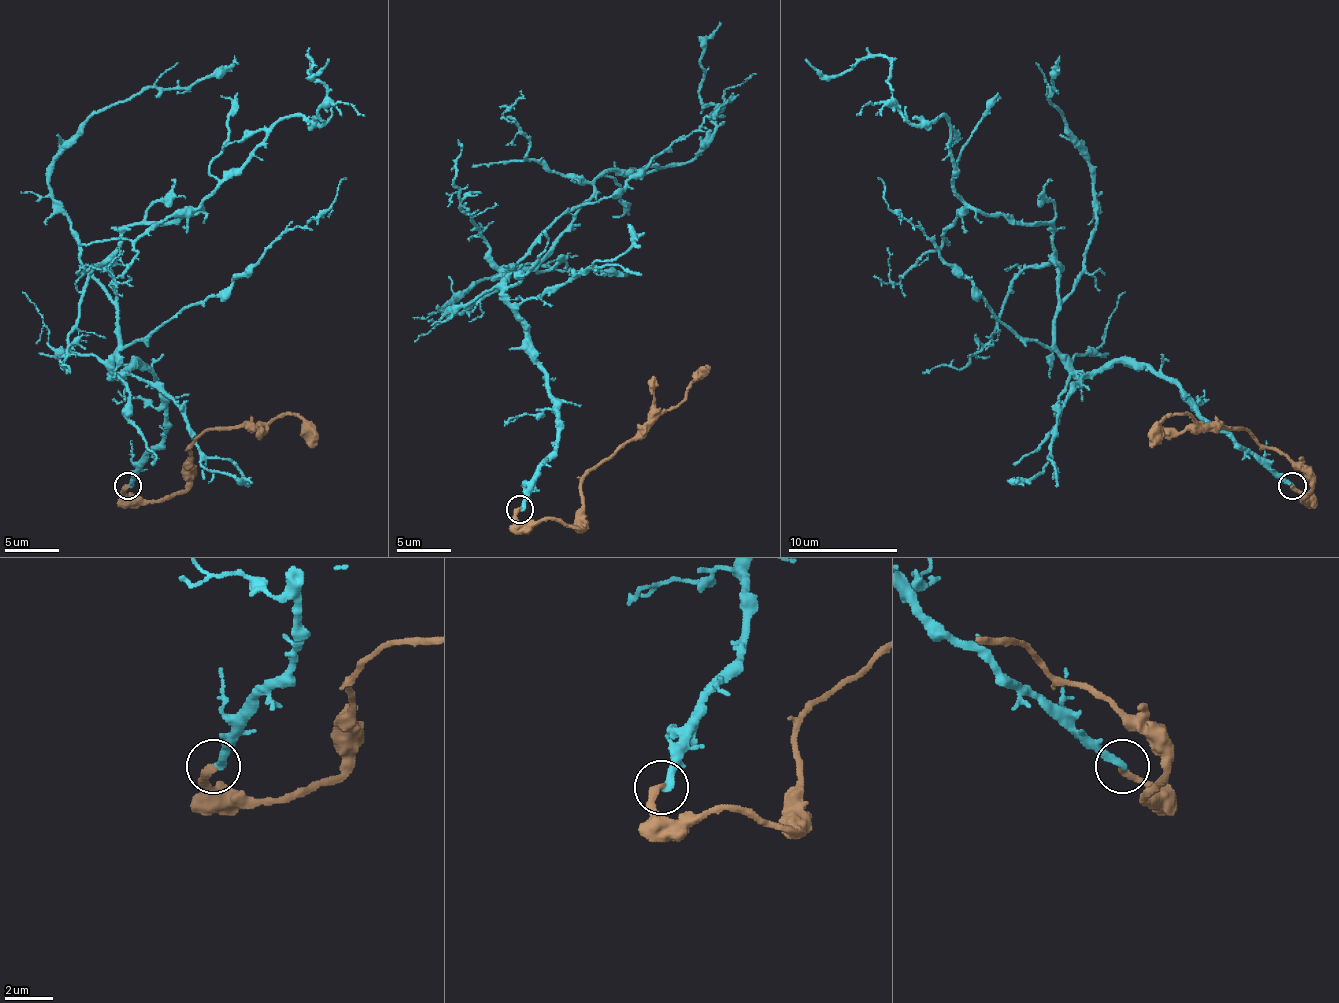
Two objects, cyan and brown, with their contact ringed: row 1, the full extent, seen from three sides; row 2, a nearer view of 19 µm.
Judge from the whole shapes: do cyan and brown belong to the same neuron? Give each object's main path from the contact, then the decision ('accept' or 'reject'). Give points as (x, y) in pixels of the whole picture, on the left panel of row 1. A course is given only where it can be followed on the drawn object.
cyan via (128, 485), (164, 392), (112, 370), (112, 252), (323, 121), (328, 58) | brown via (128, 485), (131, 499), (161, 501), (186, 488), (188, 449), (208, 430), (265, 427), (284, 414), (314, 447) | reject

